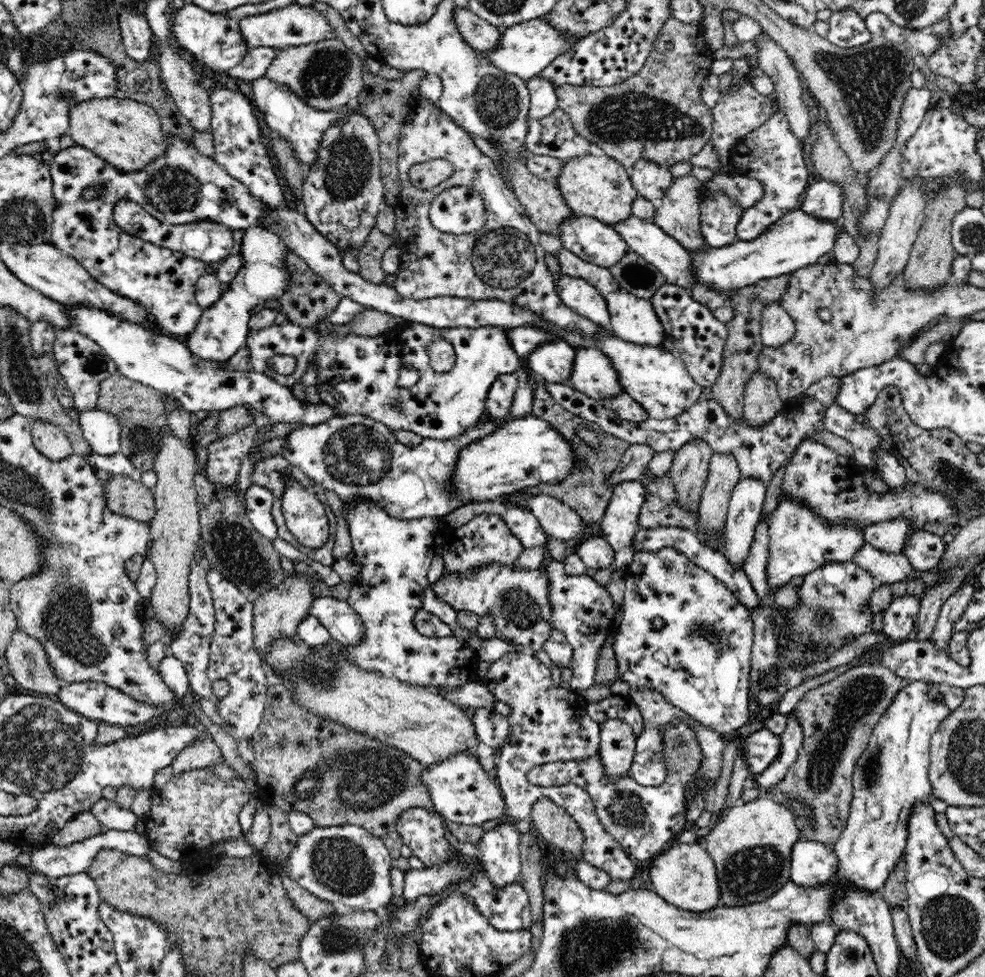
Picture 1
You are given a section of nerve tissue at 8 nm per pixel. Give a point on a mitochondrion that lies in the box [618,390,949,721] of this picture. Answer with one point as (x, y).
(704, 632)

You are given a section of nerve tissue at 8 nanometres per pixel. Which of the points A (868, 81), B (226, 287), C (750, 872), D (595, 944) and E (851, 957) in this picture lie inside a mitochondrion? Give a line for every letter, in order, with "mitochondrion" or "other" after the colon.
A: mitochondrion
B: other
C: mitochondrion
D: mitochondrion
E: mitochondrion

